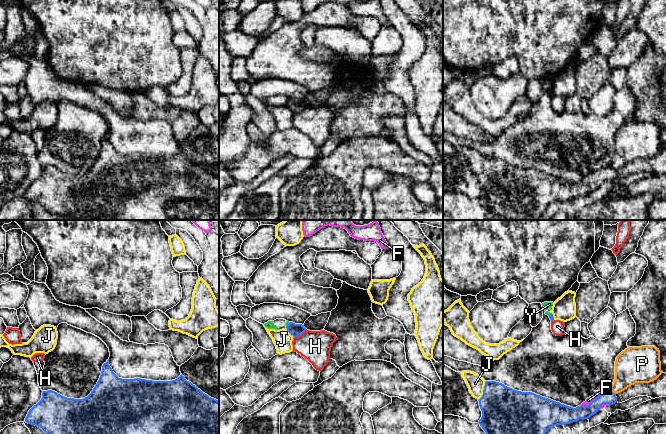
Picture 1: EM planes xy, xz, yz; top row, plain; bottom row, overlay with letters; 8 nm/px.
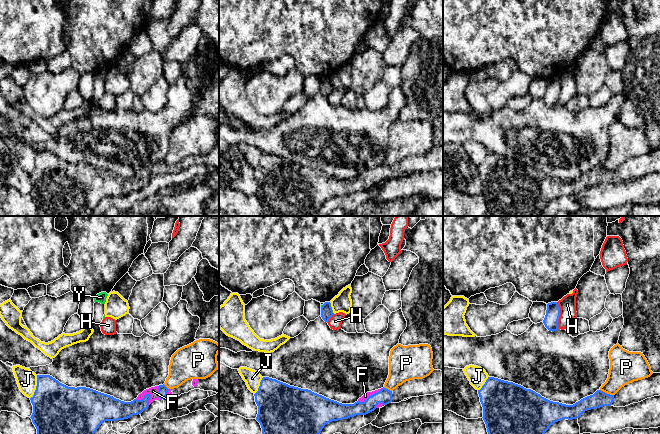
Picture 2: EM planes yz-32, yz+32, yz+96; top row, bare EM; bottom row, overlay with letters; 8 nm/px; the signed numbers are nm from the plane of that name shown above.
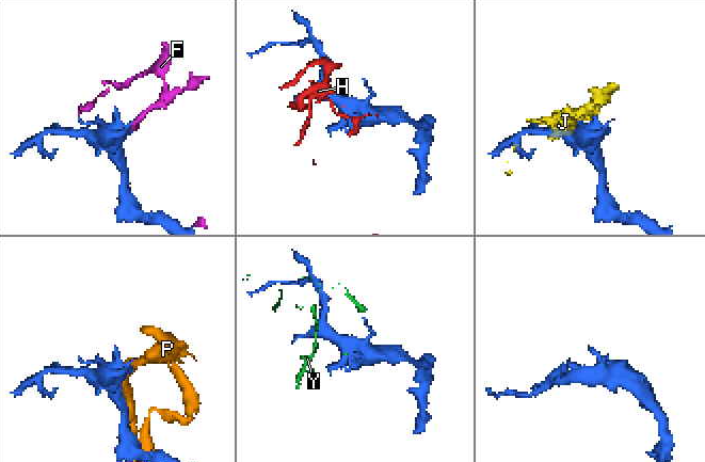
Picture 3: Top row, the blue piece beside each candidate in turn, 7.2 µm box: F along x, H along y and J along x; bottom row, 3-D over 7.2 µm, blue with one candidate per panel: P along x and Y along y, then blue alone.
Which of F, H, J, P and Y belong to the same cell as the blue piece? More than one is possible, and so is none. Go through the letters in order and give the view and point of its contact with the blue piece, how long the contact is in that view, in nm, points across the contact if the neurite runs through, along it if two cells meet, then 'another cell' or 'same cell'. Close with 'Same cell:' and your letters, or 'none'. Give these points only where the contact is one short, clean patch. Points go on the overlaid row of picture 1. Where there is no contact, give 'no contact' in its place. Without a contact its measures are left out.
F: yz (591, 401) | 200 nm | same cell
H: xz (300, 334) | 130 nm | another cell
J: yz (483, 391) | 170 nm | another cell
P: yz (612, 392) | 60 nm | another cell
Y: xz (287, 325) | 50 nm | along xz (289, 322), (286, 327) | another cell
Same cell: F

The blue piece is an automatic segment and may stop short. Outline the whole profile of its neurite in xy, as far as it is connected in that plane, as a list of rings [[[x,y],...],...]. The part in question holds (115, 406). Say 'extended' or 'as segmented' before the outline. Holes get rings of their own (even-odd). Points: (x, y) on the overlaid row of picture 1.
as segmented; [[[107,360],[102,366],[97,384],[87,397],[74,399],[64,397],[52,390],[43,391],[41,400],[29,410],[25,422],[40,427],[46,434],[219,434],[219,401],[203,393],[195,385],[187,381],[182,374],[172,381],[119,378],[113,372]]]

